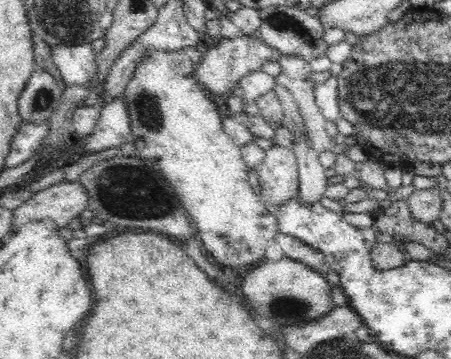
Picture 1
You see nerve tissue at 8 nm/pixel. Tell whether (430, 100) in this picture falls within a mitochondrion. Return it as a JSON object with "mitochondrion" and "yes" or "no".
{"mitochondrion":"yes"}

